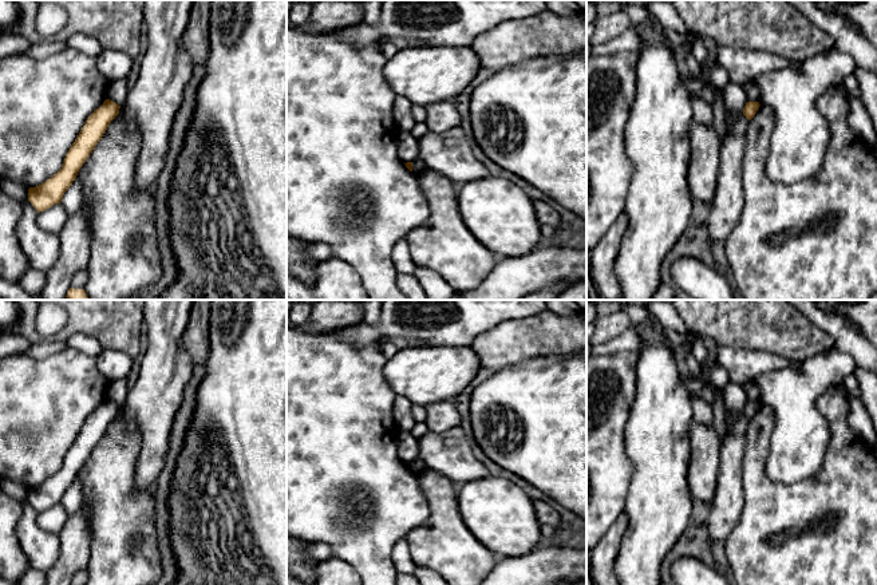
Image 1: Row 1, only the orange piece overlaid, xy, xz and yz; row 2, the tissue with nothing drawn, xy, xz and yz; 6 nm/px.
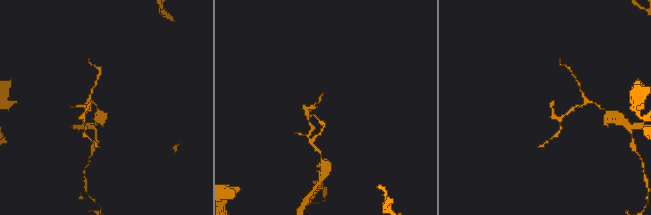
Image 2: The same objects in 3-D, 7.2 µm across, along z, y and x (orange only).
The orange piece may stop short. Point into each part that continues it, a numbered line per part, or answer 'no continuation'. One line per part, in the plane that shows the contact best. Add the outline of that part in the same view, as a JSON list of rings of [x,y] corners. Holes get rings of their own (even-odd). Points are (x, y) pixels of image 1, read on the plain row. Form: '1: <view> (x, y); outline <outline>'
no continuation

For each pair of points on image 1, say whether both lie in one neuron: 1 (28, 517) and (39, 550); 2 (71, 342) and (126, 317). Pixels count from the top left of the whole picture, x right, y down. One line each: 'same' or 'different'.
1: same
2: different

